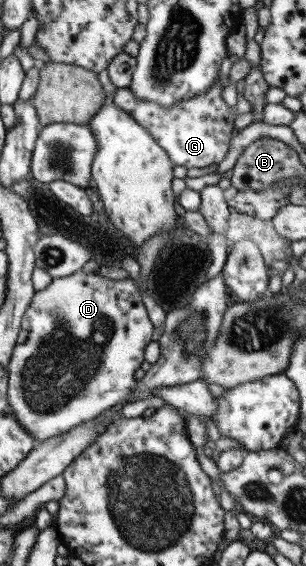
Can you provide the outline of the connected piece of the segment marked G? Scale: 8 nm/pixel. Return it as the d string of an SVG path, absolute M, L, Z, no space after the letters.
M214 86L207 93L173 104L171 108L163 108L153 102L137 100L128 88L117 88L110 101L149 133L173 165L181 165L185 169L201 169L211 163L219 163L234 136L232 127L235 113L223 103L220 95L221 91Z

